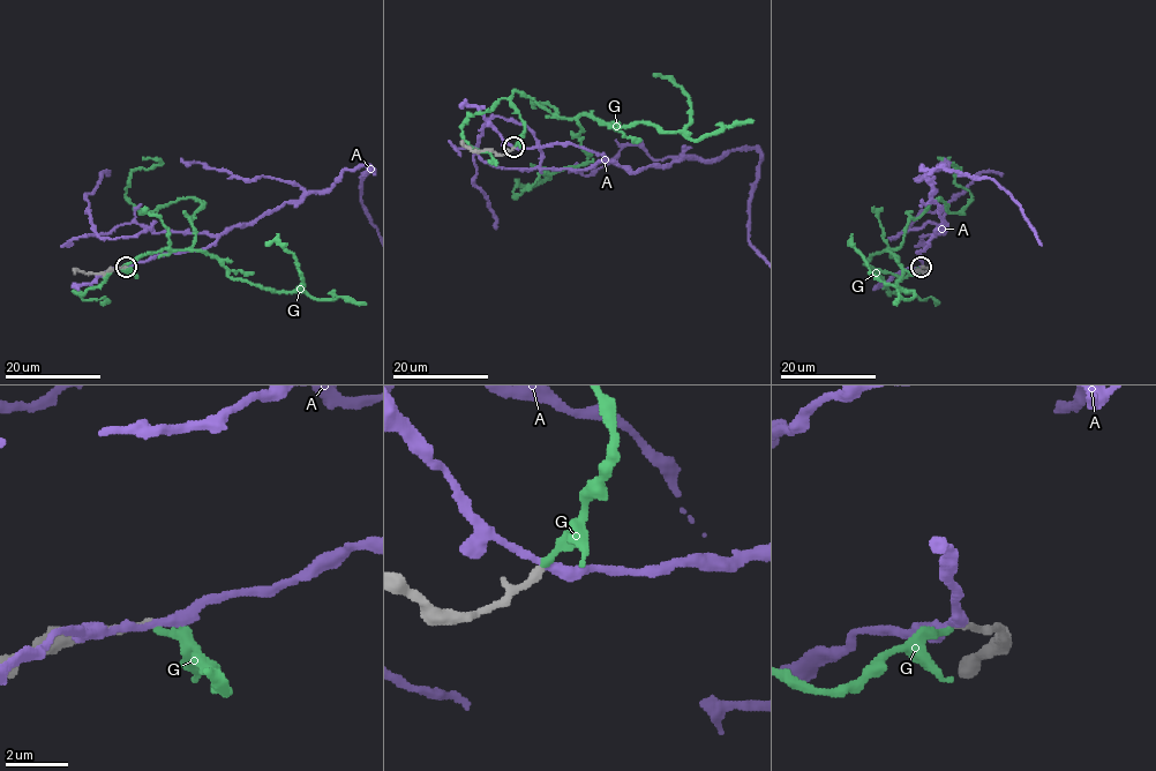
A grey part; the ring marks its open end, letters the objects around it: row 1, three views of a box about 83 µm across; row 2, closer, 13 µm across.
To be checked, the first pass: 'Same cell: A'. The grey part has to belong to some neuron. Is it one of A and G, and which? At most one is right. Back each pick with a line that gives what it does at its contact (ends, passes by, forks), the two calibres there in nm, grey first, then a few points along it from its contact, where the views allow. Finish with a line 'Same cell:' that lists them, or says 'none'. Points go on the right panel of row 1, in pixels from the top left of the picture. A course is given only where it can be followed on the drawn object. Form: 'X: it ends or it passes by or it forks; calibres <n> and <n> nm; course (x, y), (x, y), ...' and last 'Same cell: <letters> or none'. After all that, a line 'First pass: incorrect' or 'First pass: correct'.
G: it ends; calibres 280 and 220 nm; course (922, 267), (896, 276), (865, 263), (935, 199), (958, 214), (970, 197), (937, 157)
Same cell: G
First pass: incorrect

